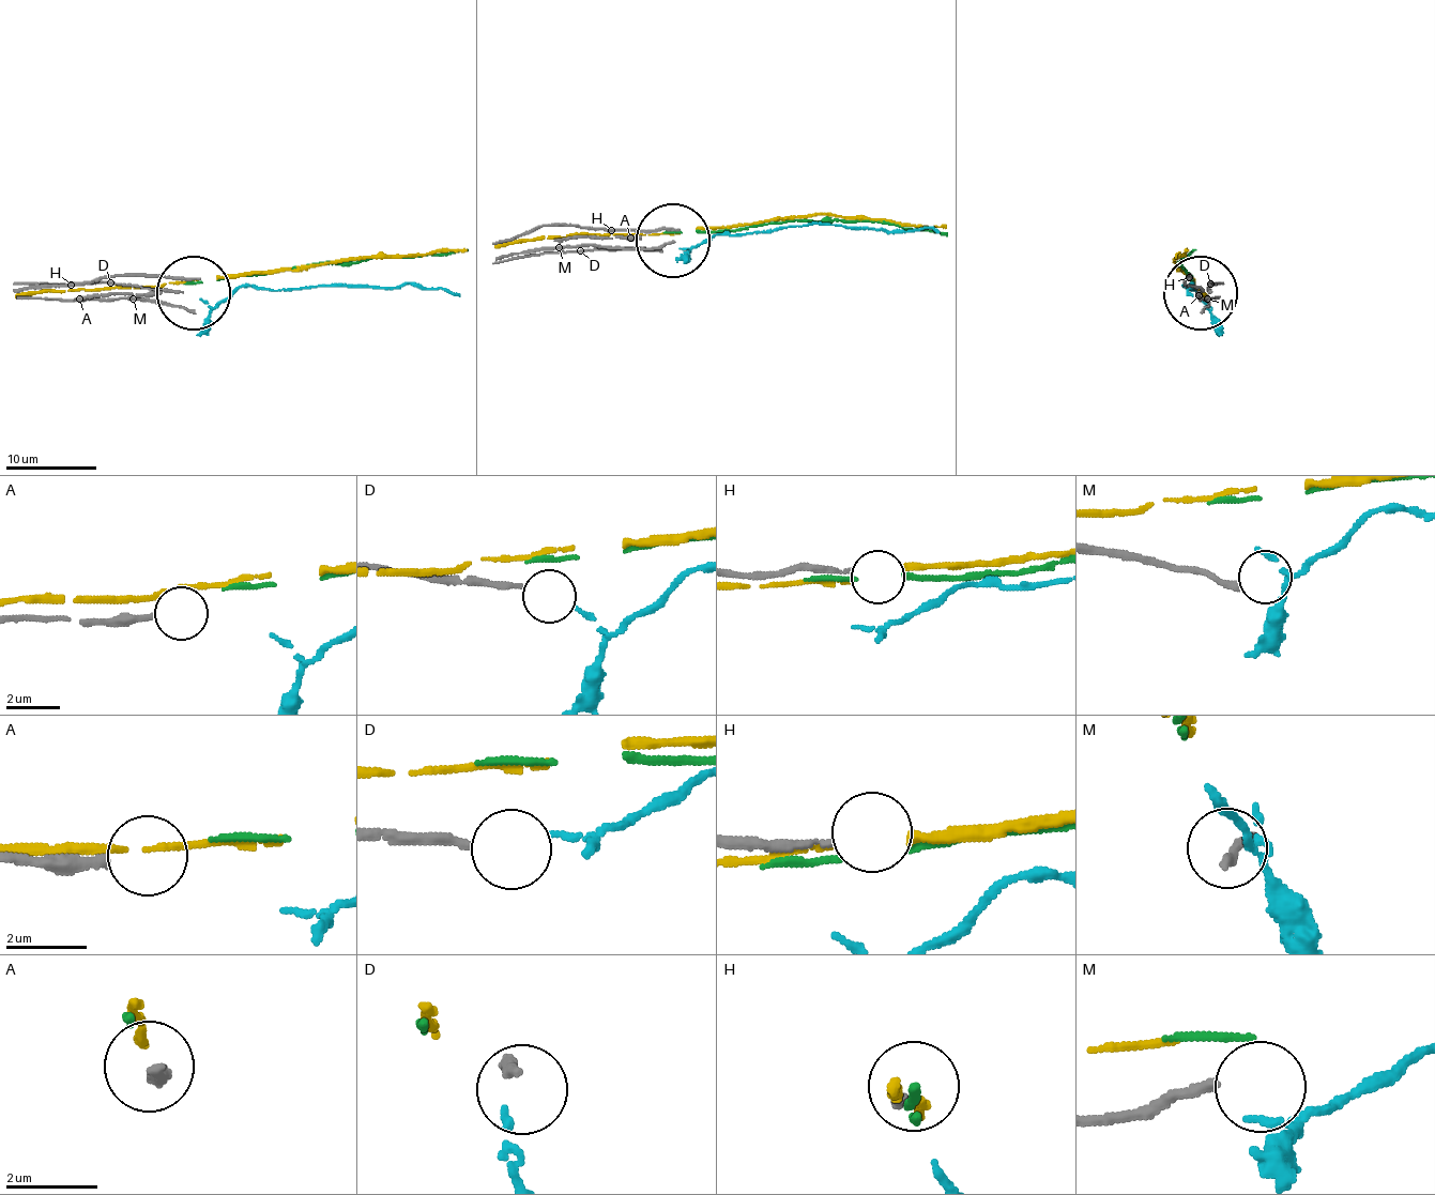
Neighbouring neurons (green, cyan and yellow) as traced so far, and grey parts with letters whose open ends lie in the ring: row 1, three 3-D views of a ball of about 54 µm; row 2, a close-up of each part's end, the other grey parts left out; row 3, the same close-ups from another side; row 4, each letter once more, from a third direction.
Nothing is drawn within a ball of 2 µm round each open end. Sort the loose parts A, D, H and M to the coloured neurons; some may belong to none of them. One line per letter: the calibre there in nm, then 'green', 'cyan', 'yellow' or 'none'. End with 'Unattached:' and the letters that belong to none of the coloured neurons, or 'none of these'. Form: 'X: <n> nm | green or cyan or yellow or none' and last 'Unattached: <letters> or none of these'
A: 280 nm | none
D: 200 nm | cyan
H: 160 nm | none
M: 240 nm | none
Unattached: A, H, M

